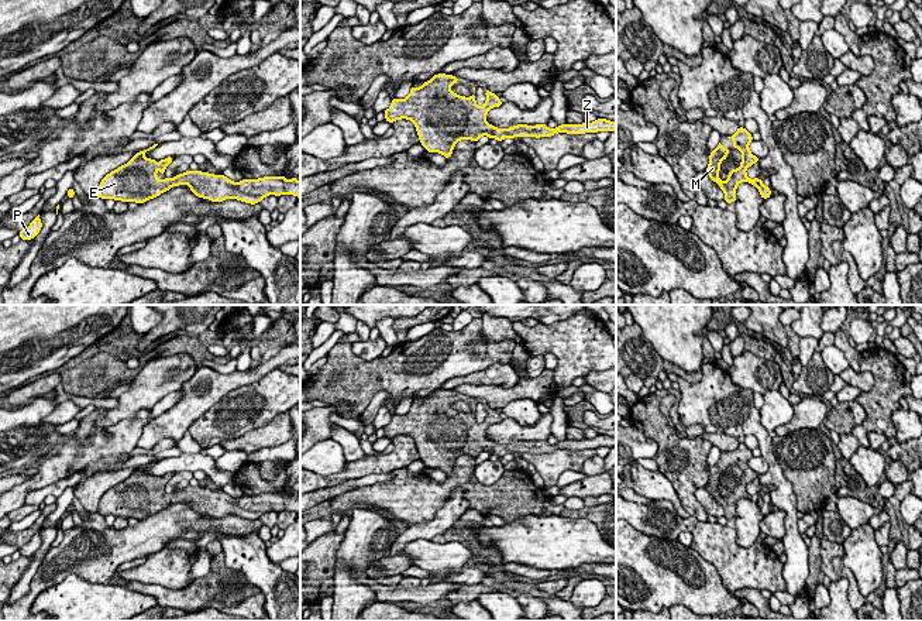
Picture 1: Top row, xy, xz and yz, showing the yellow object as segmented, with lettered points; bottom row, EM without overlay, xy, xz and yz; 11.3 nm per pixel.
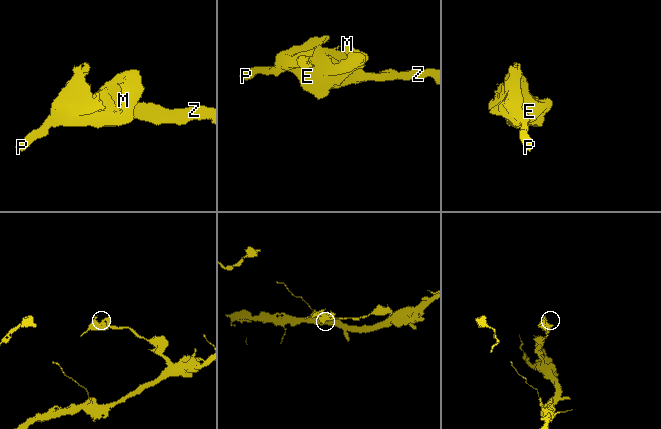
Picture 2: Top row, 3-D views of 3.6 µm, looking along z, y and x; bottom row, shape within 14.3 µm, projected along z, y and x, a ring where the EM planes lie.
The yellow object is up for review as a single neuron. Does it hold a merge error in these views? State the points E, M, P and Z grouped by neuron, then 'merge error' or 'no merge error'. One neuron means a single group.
groups E M P Z; no merge error

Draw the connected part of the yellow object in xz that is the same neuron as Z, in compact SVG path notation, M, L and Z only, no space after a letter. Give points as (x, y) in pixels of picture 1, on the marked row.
M438 73L420 88L413 86L407 97L392 99L391 107L383 111L385 120L391 124L395 120L410 120L426 151L443 154L447 159L453 155L453 148L458 141L477 143L482 135L502 141L509 137L540 138L558 133L585 134L616 130L616 123L606 119L582 124L565 123L557 128L548 128L547 124L498 128L486 121L486 113L502 106L500 97L486 89L486 102L478 107L474 93L465 97L451 90L458 80L453 73Z

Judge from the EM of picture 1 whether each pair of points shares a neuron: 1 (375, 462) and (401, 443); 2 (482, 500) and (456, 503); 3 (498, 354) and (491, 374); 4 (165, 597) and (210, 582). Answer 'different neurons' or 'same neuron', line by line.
1: same neuron
2: different neurons
3: different neurons
4: same neuron

